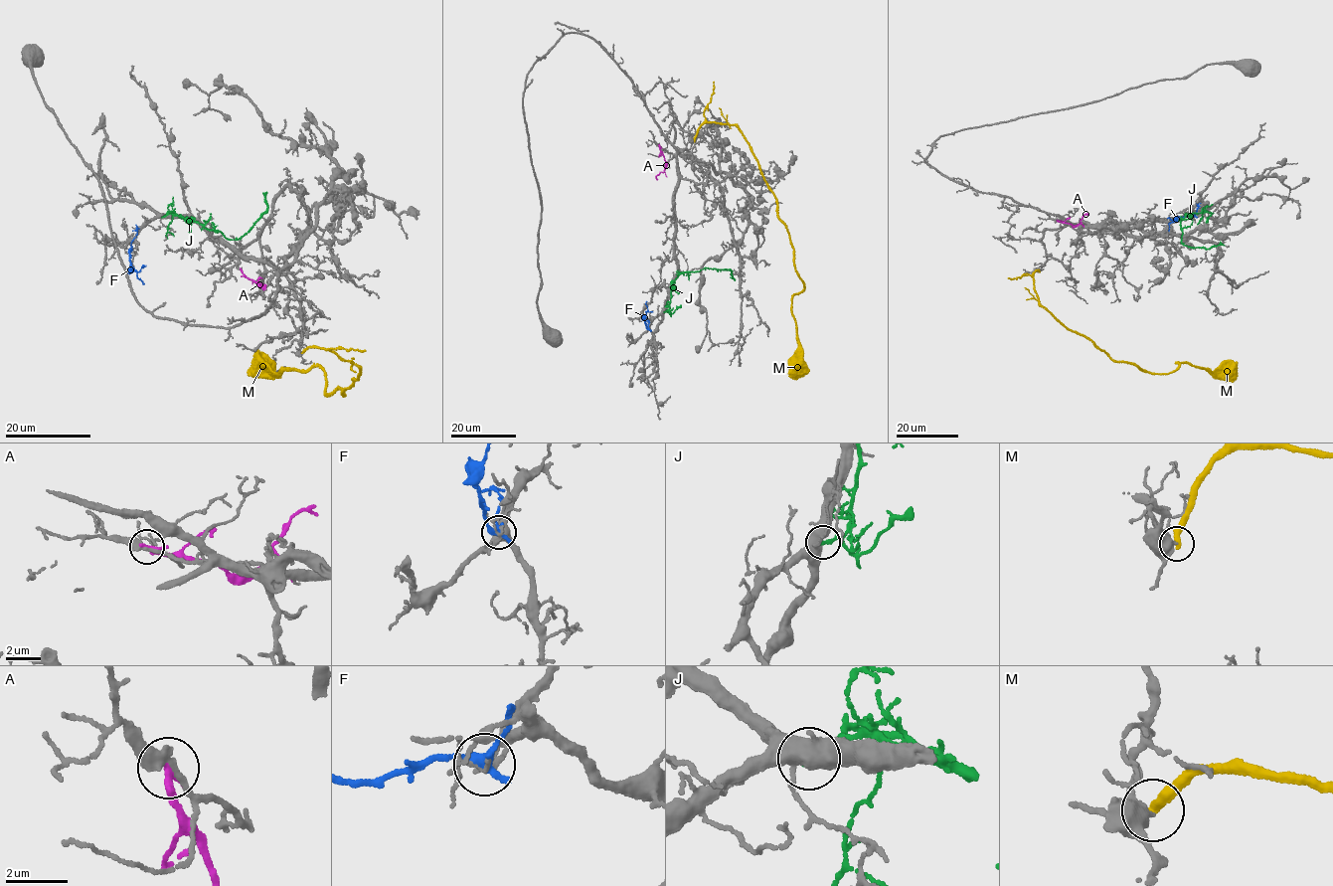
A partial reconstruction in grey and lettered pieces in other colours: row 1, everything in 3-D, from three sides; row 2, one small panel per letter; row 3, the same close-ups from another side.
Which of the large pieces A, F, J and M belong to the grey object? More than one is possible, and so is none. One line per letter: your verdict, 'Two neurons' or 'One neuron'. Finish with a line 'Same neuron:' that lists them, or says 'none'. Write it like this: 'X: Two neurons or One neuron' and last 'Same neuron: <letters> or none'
A: Two neurons
F: Two neurons
J: Two neurons
M: Two neurons
Same neuron: none

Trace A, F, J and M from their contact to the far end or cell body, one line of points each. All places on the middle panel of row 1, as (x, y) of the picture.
A: (659, 145), (665, 164), (664, 170), (656, 176), (657, 179)
F: (648, 328), (643, 317), (648, 310), (646, 301)
J: (664, 311), (669, 308), (672, 282), (682, 273), (704, 268), (729, 269), (735, 280)
M: (694, 140), (708, 122), (735, 125), (773, 193), (803, 283), (791, 305), (799, 341), (795, 379)

